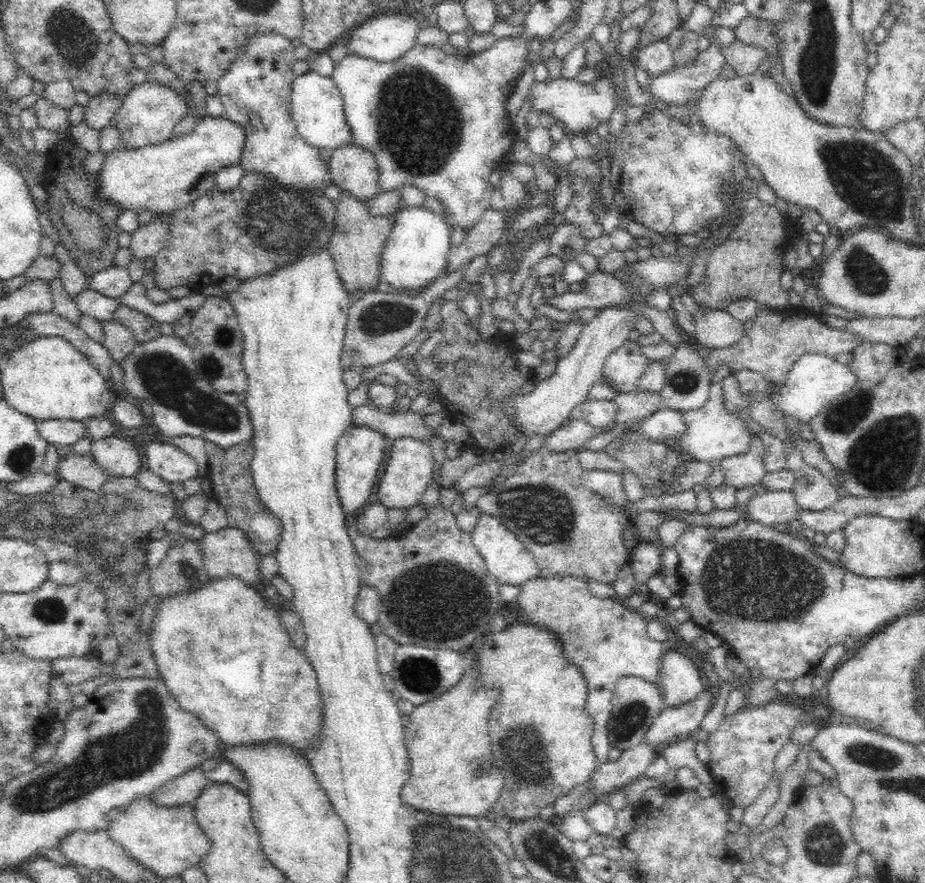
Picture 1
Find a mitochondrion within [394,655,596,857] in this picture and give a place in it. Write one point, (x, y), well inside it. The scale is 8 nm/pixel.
(528, 755)

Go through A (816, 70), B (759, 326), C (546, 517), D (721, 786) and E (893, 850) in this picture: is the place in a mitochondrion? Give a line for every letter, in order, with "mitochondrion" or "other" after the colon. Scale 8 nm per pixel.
A: mitochondrion
B: other
C: mitochondrion
D: other
E: other

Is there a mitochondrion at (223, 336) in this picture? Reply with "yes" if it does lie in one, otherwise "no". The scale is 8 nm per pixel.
yes

